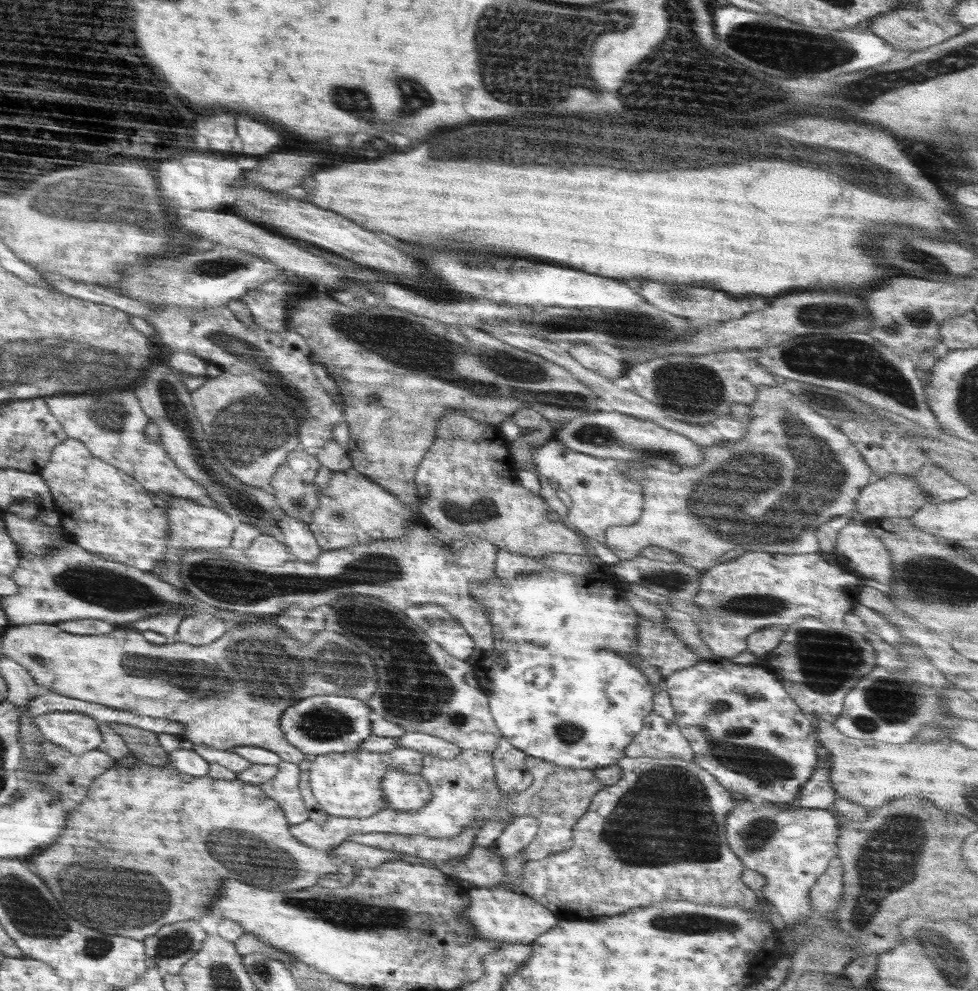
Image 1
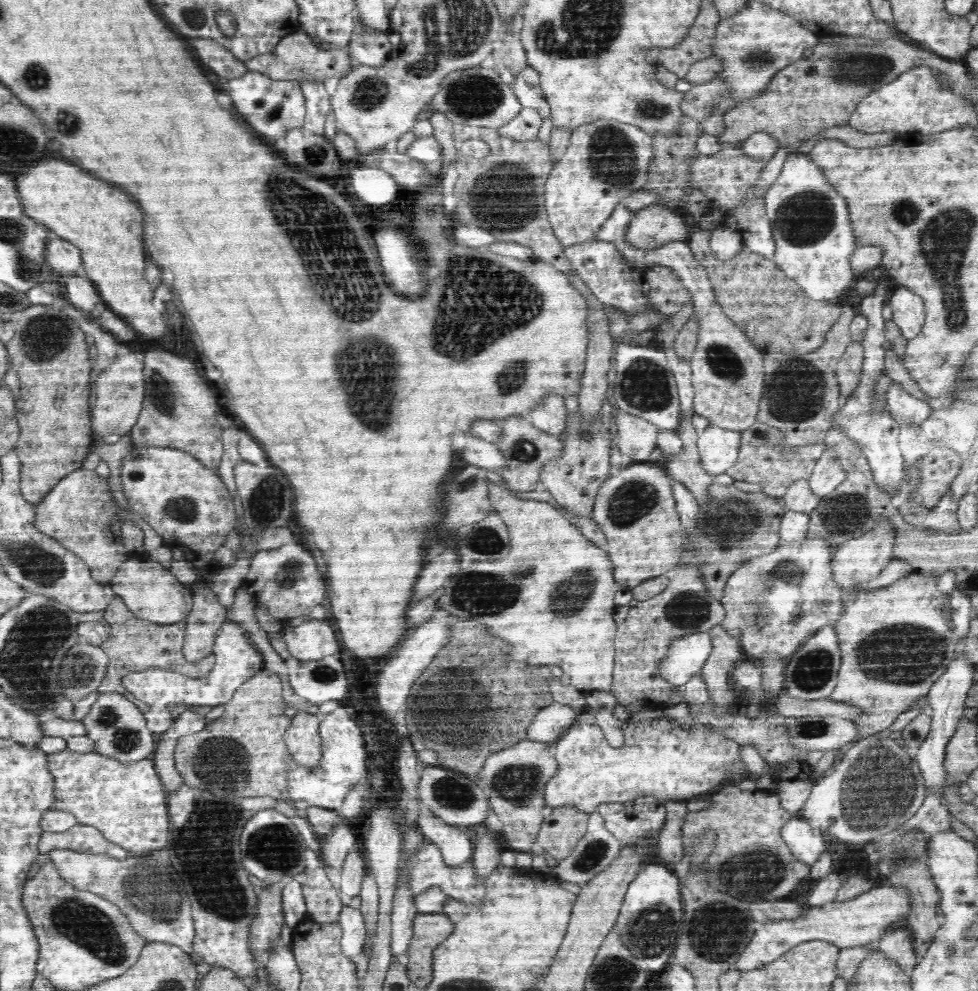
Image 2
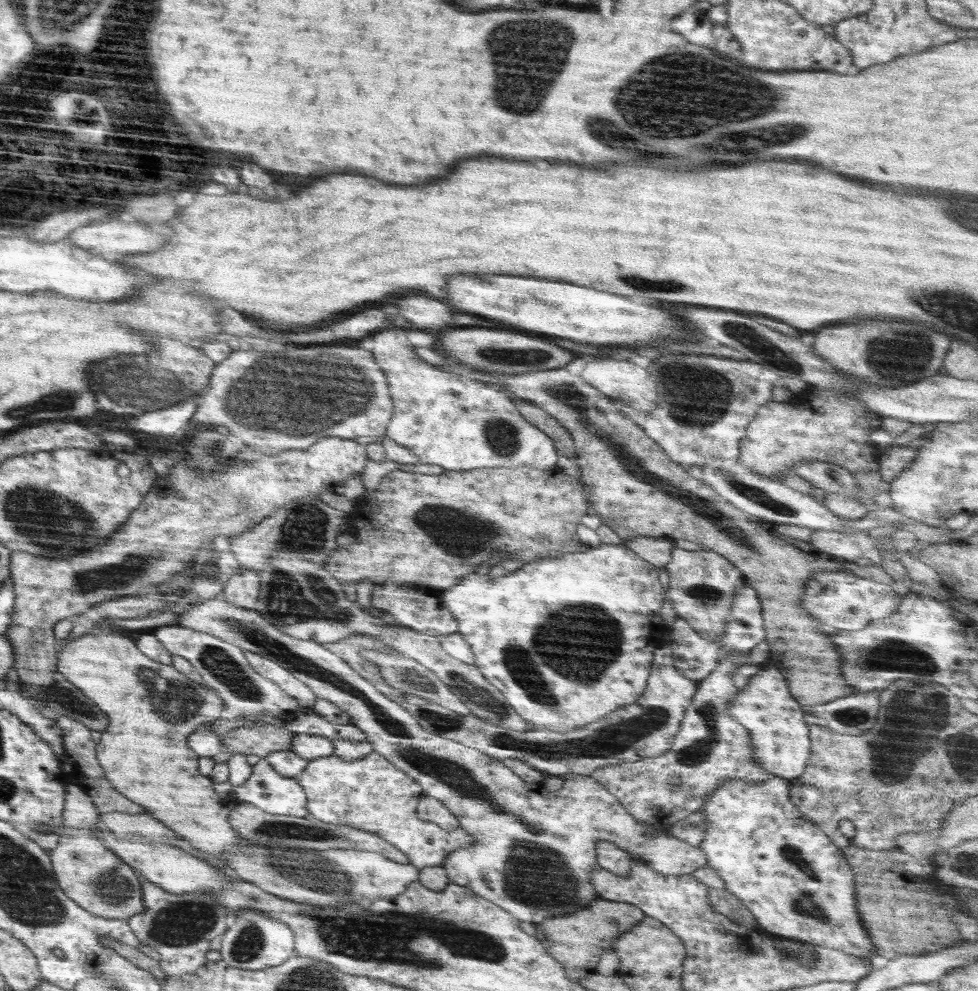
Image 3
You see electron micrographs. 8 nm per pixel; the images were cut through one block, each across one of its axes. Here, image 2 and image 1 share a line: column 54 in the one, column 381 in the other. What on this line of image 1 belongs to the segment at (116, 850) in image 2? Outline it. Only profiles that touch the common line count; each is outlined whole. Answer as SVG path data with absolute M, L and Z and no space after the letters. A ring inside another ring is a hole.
M472 827L462 829L456 836L434 838L426 835L401 835L382 832L355 834L345 838L346 842L357 842L385 851L403 852L419 856L428 861L448 861L464 856L472 850L472 841L478 830Z

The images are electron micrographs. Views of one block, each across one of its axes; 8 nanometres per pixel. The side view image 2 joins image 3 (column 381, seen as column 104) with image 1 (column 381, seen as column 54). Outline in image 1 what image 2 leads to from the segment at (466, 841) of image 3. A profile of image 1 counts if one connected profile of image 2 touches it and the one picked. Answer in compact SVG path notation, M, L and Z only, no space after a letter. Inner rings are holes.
M398 747L383 753L358 750L312 756L309 785L316 800L329 815L366 818L385 808L381 782L389 768L397 768L408 774L420 774L424 755L419 750Z

